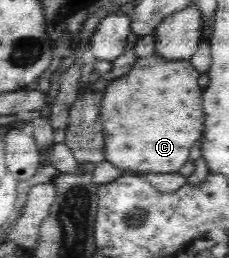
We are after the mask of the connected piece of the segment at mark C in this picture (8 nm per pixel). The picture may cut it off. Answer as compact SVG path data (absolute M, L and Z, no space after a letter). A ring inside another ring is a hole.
M158 53L150 57L142 57L128 71L128 75L120 77L112 85L106 87L101 101L100 119L104 125L104 141L106 141L106 161L116 167L132 173L172 173L178 171L186 161L190 147L202 135L204 129L204 113L202 113L202 89L198 85L200 73L194 67L180 60L166 60Z

